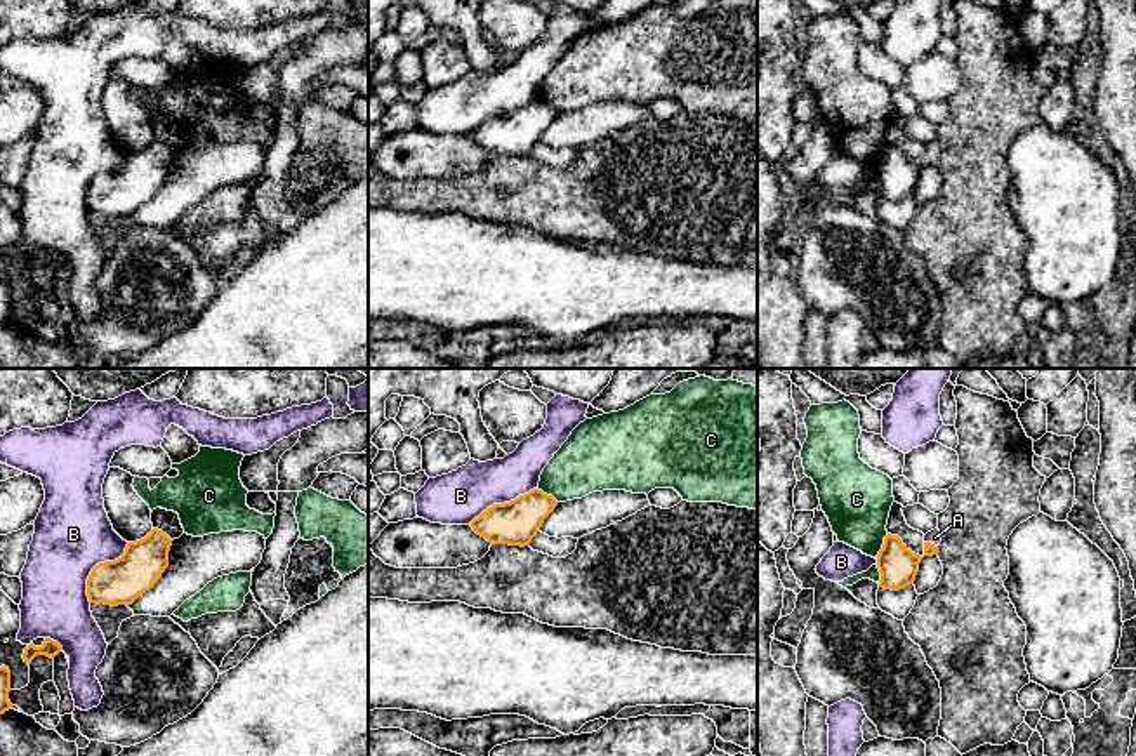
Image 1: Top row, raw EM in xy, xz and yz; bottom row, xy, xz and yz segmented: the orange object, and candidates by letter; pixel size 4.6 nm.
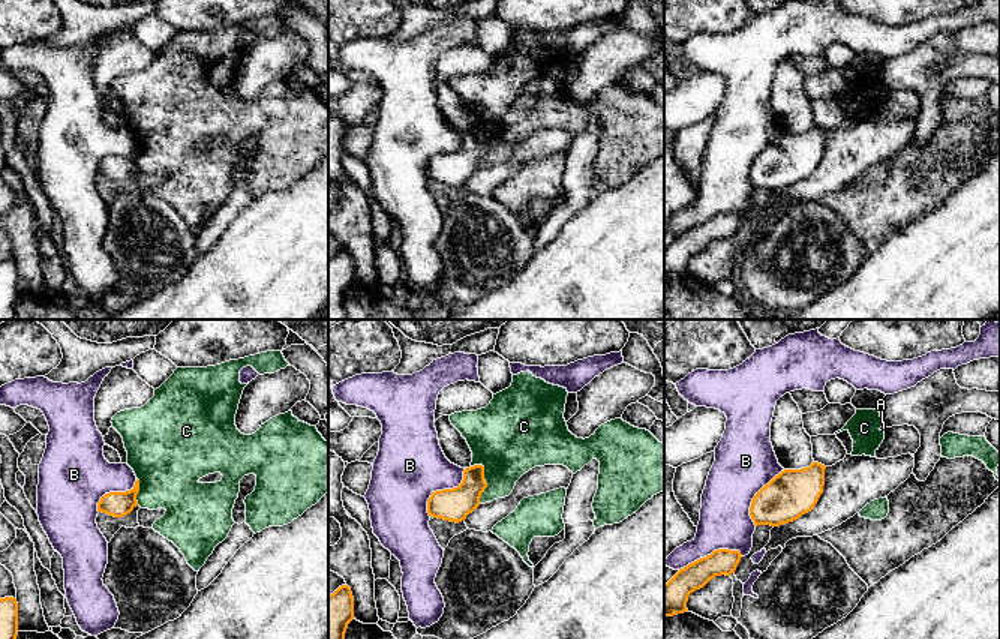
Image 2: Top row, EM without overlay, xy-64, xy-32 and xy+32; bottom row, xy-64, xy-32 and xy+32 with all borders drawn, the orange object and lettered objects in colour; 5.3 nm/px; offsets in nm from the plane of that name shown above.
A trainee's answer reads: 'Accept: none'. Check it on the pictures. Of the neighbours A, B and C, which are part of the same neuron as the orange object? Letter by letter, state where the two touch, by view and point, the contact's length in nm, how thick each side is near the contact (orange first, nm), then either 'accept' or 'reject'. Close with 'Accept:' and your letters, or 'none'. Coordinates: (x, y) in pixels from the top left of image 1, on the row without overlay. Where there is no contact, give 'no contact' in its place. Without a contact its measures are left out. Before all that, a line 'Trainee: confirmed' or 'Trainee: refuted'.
Trainee: refuted
A: contact yz (930, 153); length 70 nm; calibres 180 and 60 nm; accept
B: contact xy (96, 176); length 340 nm; calibres 200 and 360 nm; reject
C: contact yz (883, 157); length 130 nm; calibres 180 and 320 nm; reject
Accept: A

